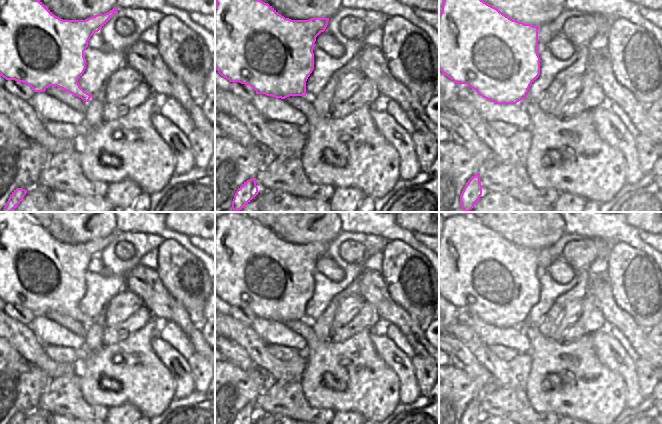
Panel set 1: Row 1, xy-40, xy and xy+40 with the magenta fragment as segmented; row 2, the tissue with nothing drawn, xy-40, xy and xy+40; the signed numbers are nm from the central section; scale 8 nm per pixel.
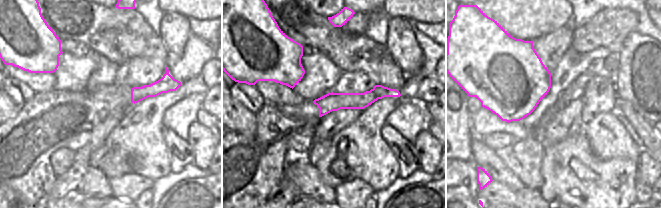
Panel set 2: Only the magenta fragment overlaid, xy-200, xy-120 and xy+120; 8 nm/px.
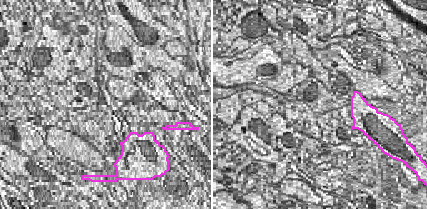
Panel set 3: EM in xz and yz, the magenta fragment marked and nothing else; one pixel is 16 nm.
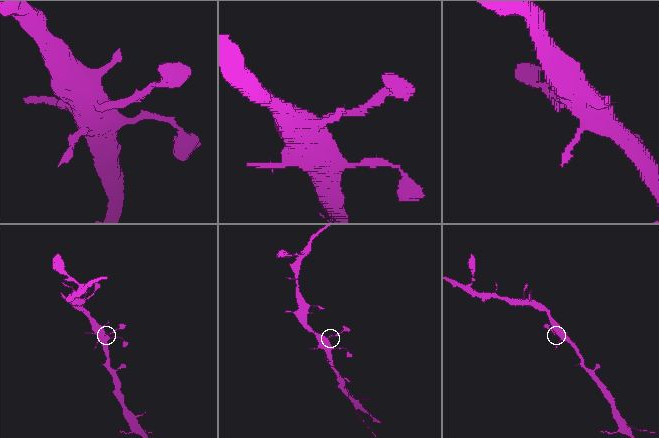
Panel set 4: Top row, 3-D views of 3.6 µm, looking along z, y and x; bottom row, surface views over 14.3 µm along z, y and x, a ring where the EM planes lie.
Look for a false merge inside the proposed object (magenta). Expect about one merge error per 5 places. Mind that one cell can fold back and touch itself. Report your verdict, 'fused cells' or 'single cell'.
single cell

